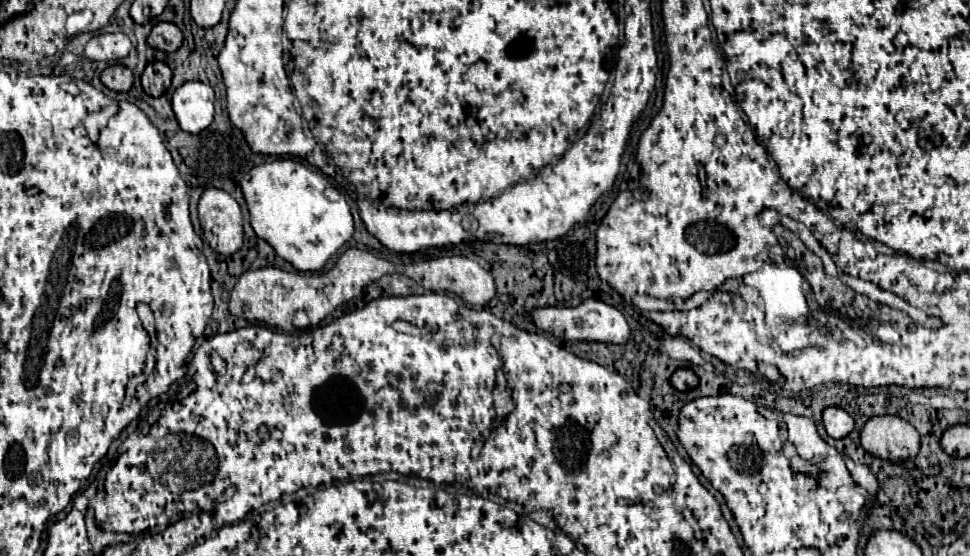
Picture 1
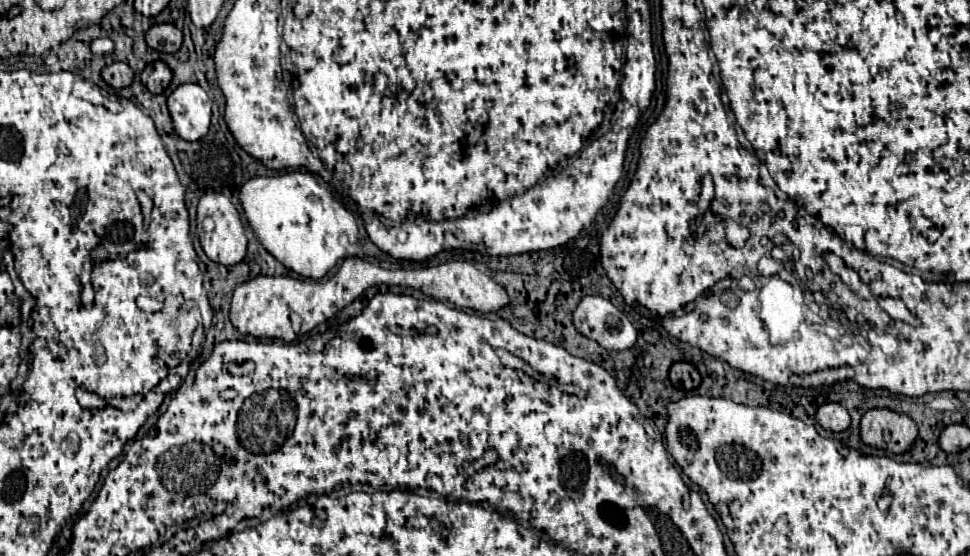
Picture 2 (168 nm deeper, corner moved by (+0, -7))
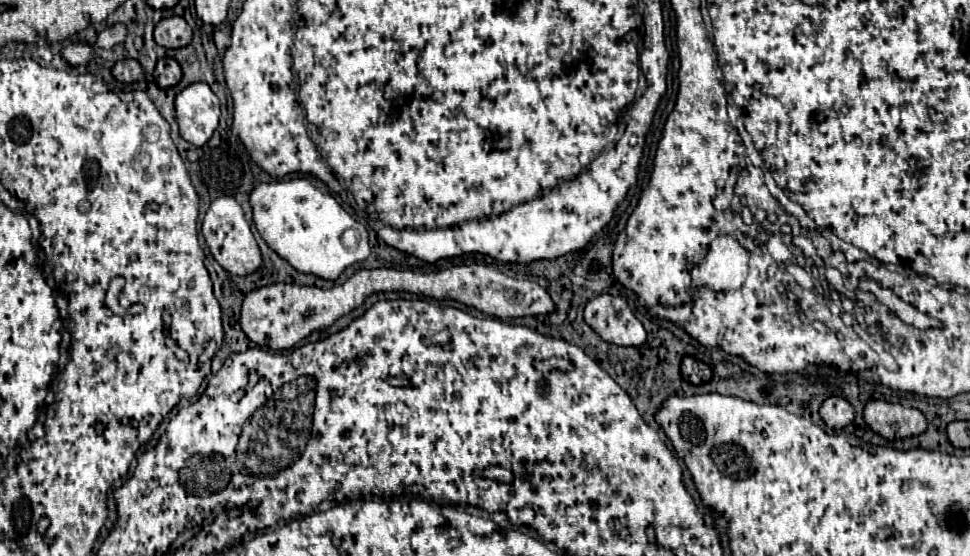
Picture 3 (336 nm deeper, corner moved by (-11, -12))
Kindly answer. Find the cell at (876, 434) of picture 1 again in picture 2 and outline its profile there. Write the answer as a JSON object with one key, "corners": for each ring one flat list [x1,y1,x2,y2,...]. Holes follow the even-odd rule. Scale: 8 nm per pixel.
{"corners":[[870,409,862,417,860,437,868,447,884,449,888,453,898,455,912,449,918,437,918,427,904,413,888,409]]}

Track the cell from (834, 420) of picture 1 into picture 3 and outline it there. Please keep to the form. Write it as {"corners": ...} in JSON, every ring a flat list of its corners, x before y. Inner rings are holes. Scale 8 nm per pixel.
{"corners":[[839,396,827,398,827,400,821,404,819,414,821,414,823,422,825,422,829,428,833,428,833,430,845,428,845,426,851,424,853,418,855,418,853,406,851,406,845,398,839,398]]}

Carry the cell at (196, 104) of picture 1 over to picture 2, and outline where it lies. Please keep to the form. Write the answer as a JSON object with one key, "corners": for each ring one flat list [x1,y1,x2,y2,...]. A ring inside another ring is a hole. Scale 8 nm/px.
{"corners":[[184,83,168,97,168,109,174,121,174,131,184,141,198,141,210,129,212,101,196,83]]}

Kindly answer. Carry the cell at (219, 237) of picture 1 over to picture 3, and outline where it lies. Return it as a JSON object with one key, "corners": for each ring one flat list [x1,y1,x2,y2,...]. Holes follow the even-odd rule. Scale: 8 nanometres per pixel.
{"corners":[[221,196,215,202,211,202,211,206,209,206,209,210,207,210,205,218,203,218,201,232,205,236,205,242,207,242,213,258,229,274,247,276,247,274,253,274,261,266,259,246,257,246,257,242,253,238,249,222,245,220,245,214,243,214,243,210,241,210,241,206,237,204,235,198]]}

